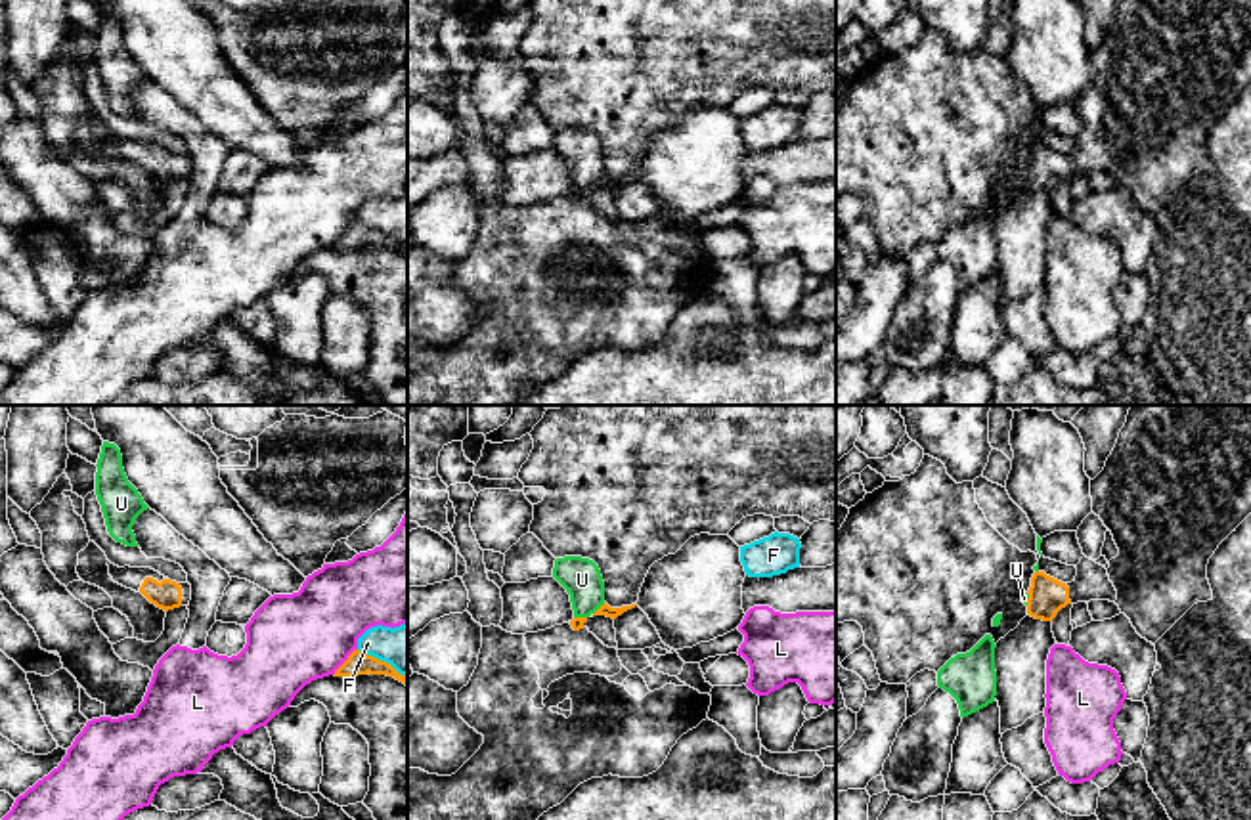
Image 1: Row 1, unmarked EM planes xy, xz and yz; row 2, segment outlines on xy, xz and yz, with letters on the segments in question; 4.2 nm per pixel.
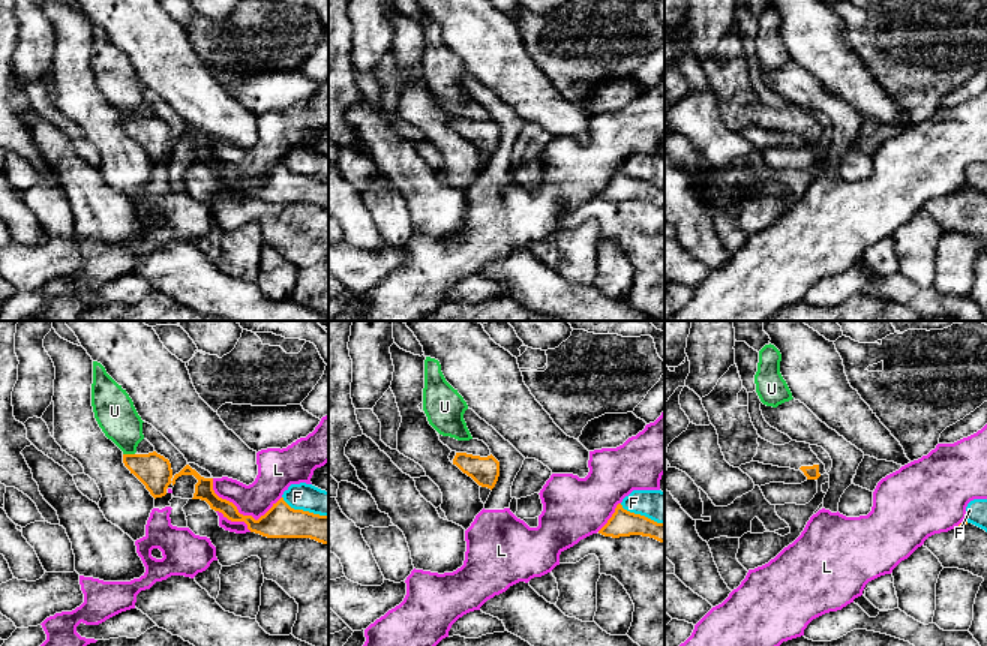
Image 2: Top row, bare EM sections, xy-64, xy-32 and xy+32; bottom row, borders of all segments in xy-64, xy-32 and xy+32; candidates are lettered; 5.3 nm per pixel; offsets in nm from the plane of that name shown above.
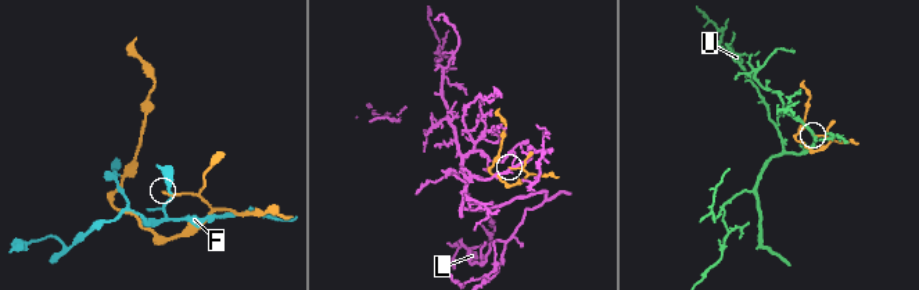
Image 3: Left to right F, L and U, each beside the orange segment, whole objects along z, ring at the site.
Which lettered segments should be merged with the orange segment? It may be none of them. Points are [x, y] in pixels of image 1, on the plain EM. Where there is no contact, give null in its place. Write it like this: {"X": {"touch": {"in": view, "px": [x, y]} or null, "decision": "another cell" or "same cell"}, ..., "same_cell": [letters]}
{"F": {"touch": {"in": "xy", "px": [383, 234]}, "decision": "another cell"}, "L": {"touch": {"in": "xy", "px": [345, 234]}, "decision": "another cell"}, "U": {"touch": {"in": "xz", "px": [599, 180]}, "decision": "another cell"}, "same_cell": []}

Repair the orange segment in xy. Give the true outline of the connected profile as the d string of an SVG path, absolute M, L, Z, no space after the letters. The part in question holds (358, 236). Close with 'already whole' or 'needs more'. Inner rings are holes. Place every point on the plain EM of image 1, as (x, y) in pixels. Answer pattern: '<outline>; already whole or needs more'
M354 222L348 231L335 243L335 248L386 247L407 258L407 247L400 247L390 235Z; already whole

